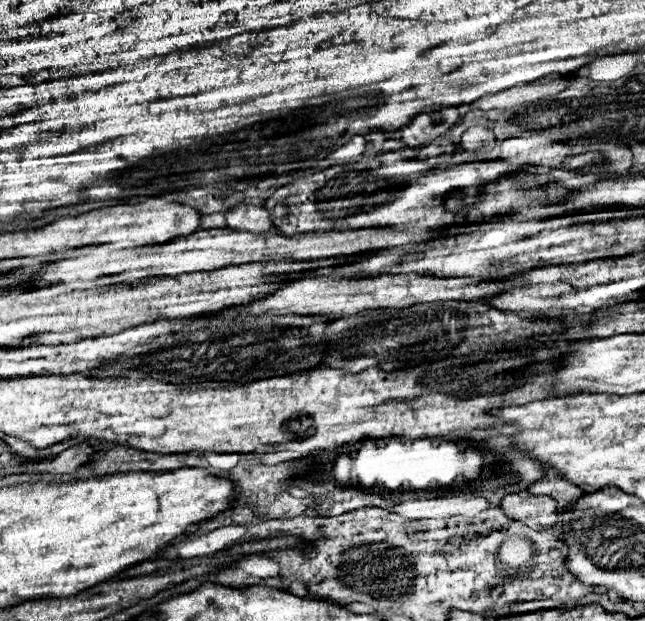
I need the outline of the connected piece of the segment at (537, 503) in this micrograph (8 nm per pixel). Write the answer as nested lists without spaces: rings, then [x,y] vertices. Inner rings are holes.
[[[507,494],[501,506],[509,518],[519,520],[533,530],[549,530],[557,524],[557,502],[549,496]]]

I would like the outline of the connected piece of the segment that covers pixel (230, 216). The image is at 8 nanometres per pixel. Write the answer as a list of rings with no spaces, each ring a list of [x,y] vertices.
[[[235,204],[227,214],[227,226],[233,230],[245,230],[251,234],[263,234],[269,232],[273,226],[271,214],[267,212],[265,206],[255,206],[255,204]]]

